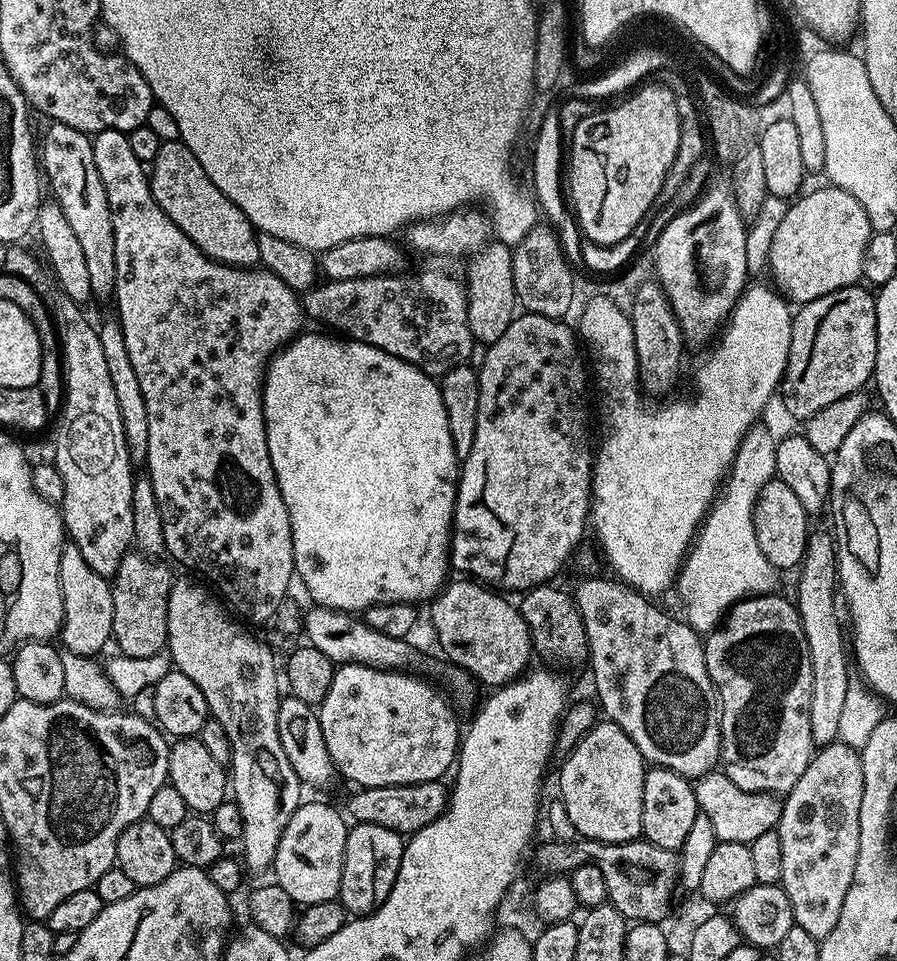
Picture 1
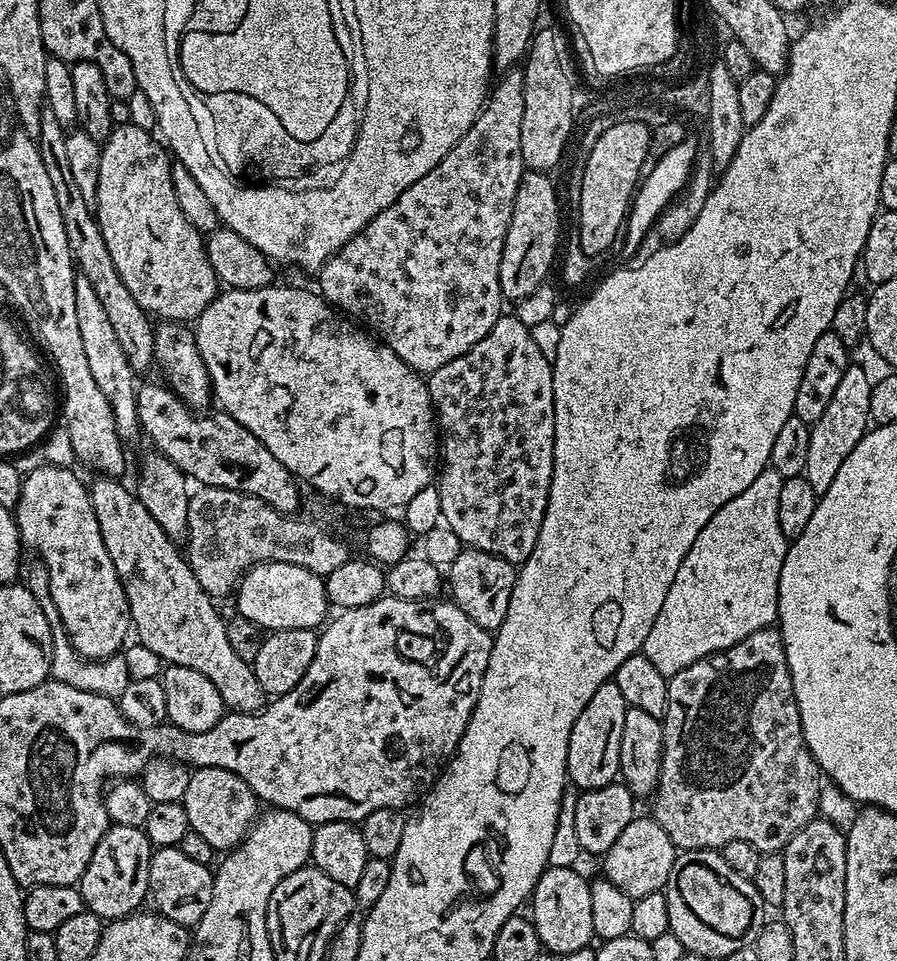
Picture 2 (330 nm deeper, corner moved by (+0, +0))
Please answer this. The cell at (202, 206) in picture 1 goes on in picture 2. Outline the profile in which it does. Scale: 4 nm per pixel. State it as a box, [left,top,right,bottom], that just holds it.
[94,124,218,322]

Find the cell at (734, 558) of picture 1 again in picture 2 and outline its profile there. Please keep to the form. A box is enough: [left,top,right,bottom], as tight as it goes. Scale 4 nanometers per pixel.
[642,466,790,678]

